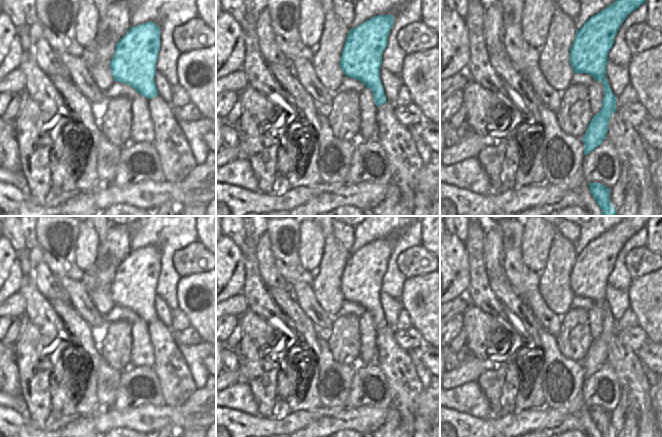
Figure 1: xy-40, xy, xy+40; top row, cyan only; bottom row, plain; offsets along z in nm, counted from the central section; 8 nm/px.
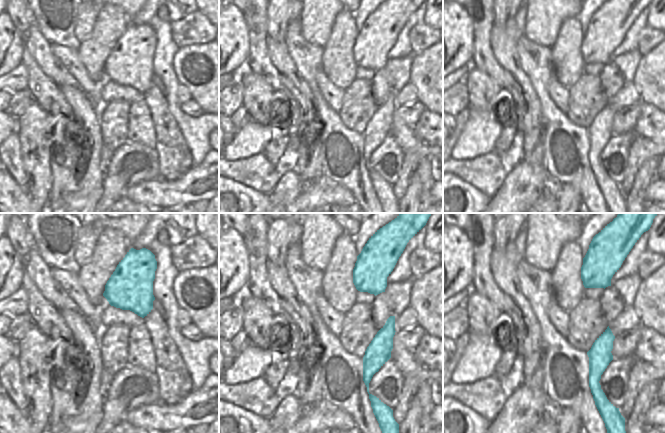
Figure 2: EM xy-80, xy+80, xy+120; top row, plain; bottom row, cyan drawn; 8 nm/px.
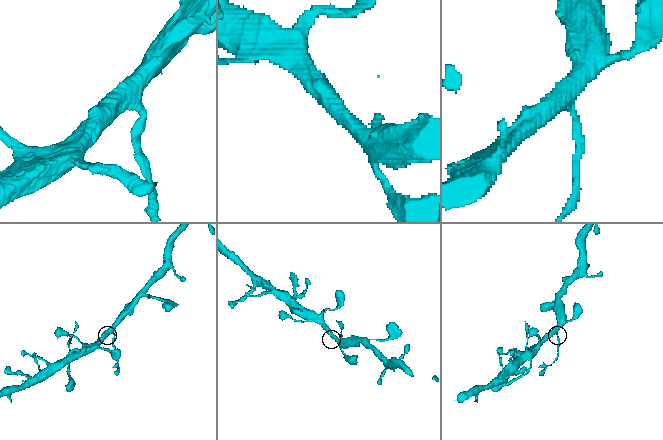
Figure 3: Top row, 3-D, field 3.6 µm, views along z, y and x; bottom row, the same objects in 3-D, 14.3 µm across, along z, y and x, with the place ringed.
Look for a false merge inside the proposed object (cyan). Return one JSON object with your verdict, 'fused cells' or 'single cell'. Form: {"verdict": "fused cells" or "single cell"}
{"verdict": "fused cells"}

